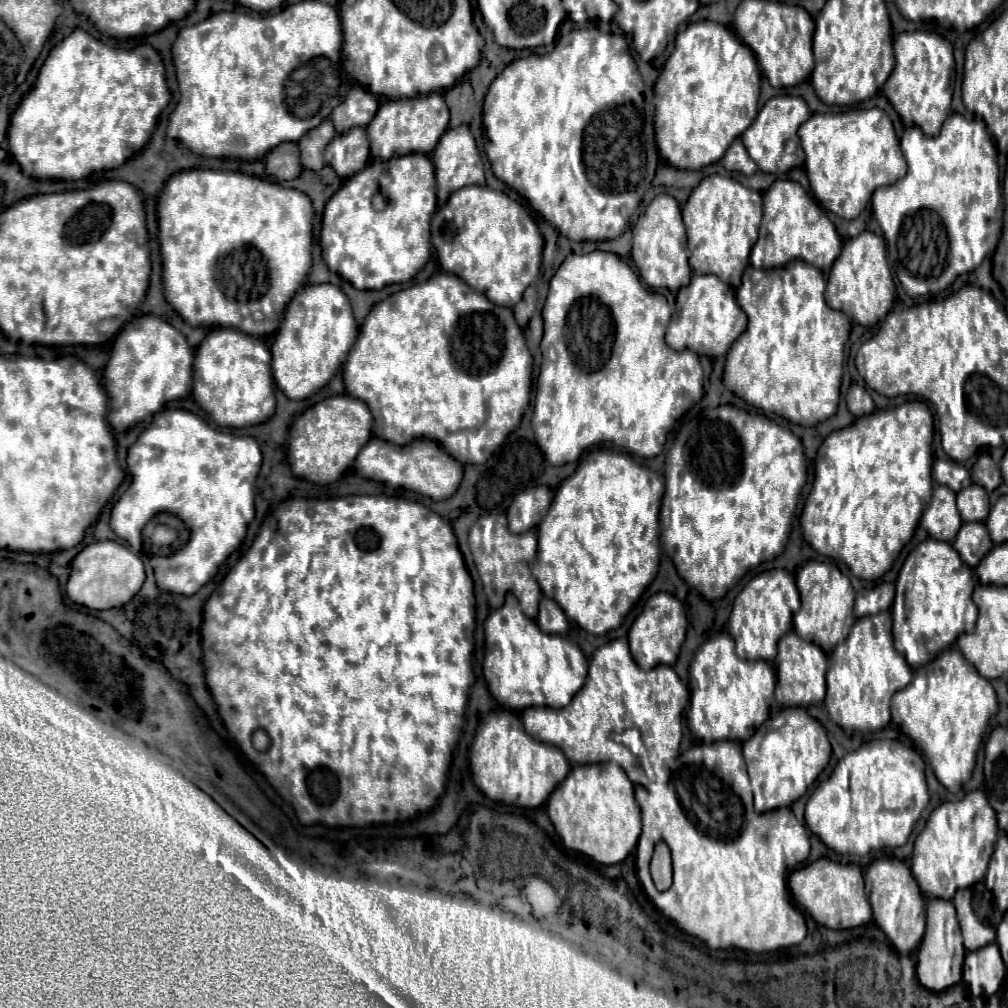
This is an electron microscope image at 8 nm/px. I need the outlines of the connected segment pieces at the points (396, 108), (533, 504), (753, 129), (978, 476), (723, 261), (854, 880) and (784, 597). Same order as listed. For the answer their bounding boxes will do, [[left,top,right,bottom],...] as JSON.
[[368,92,448,160],[508,486,552,532],[742,96,810,174],[970,456,1002,492],[682,174,760,288],[788,858,872,930],[728,570,801,660]]

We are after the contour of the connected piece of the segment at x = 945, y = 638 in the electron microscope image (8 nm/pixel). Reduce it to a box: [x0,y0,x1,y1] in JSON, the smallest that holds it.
[891,538,978,668]

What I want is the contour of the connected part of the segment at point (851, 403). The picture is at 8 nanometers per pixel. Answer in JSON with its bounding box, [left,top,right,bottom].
[846,384,874,418]

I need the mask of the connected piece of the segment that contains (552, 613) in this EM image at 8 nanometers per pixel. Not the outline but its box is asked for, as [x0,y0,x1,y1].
[536,598,568,636]

